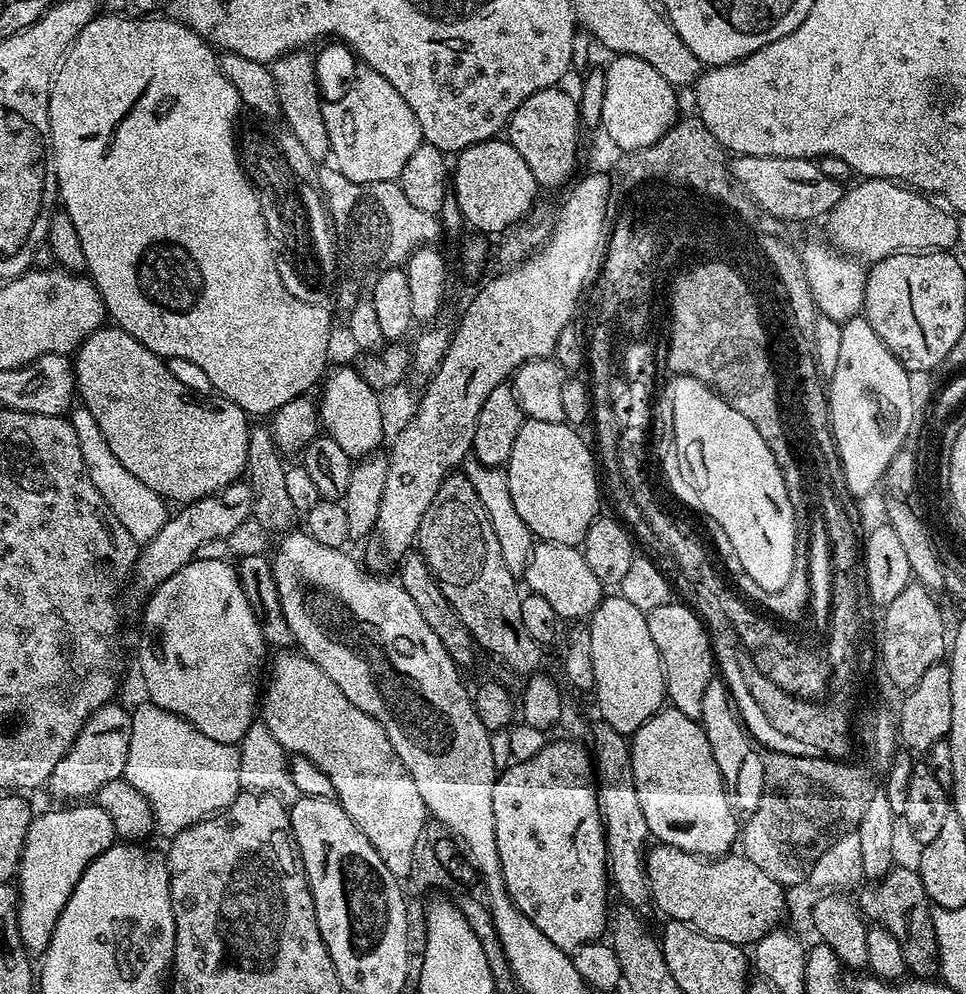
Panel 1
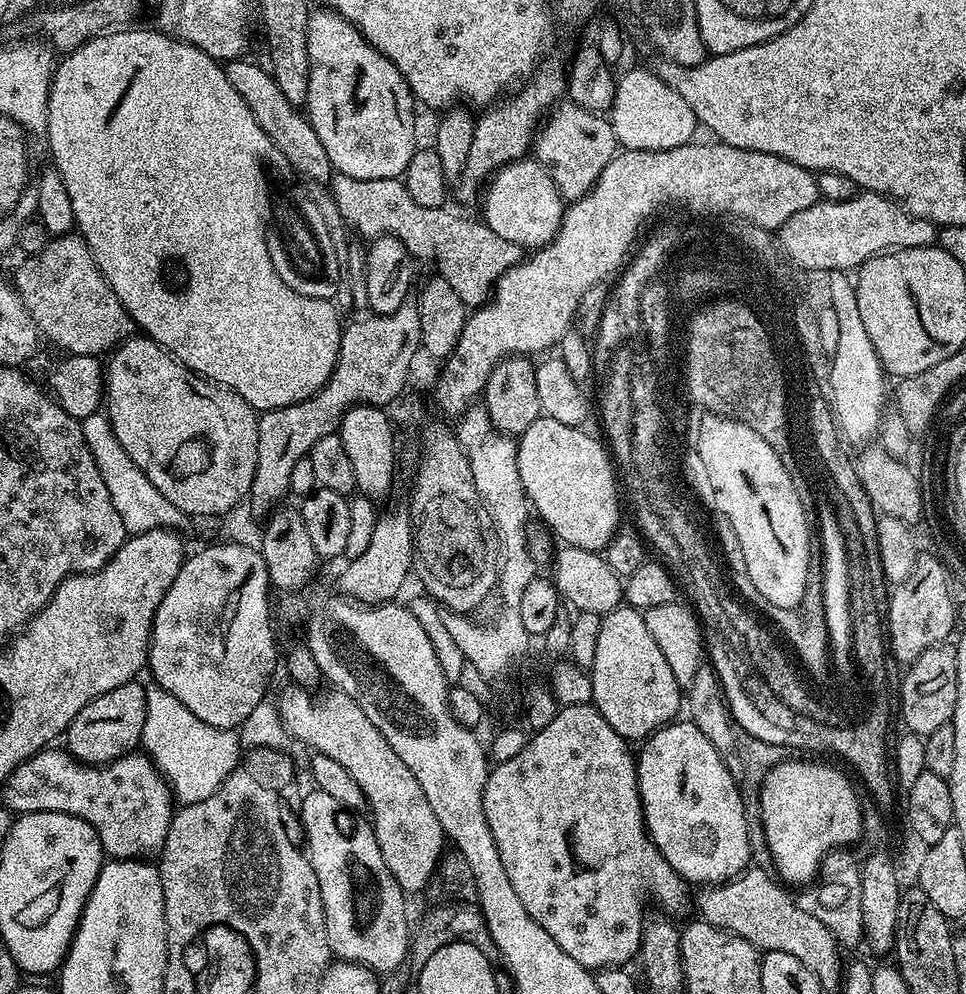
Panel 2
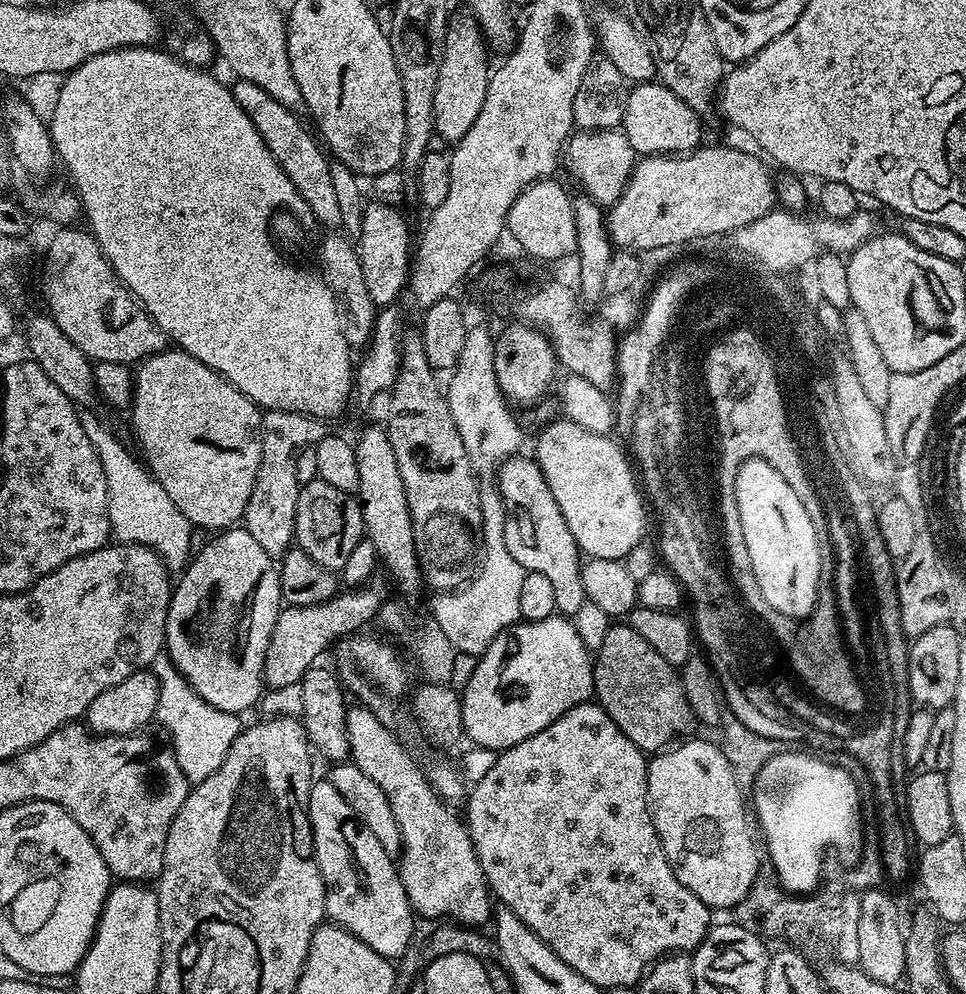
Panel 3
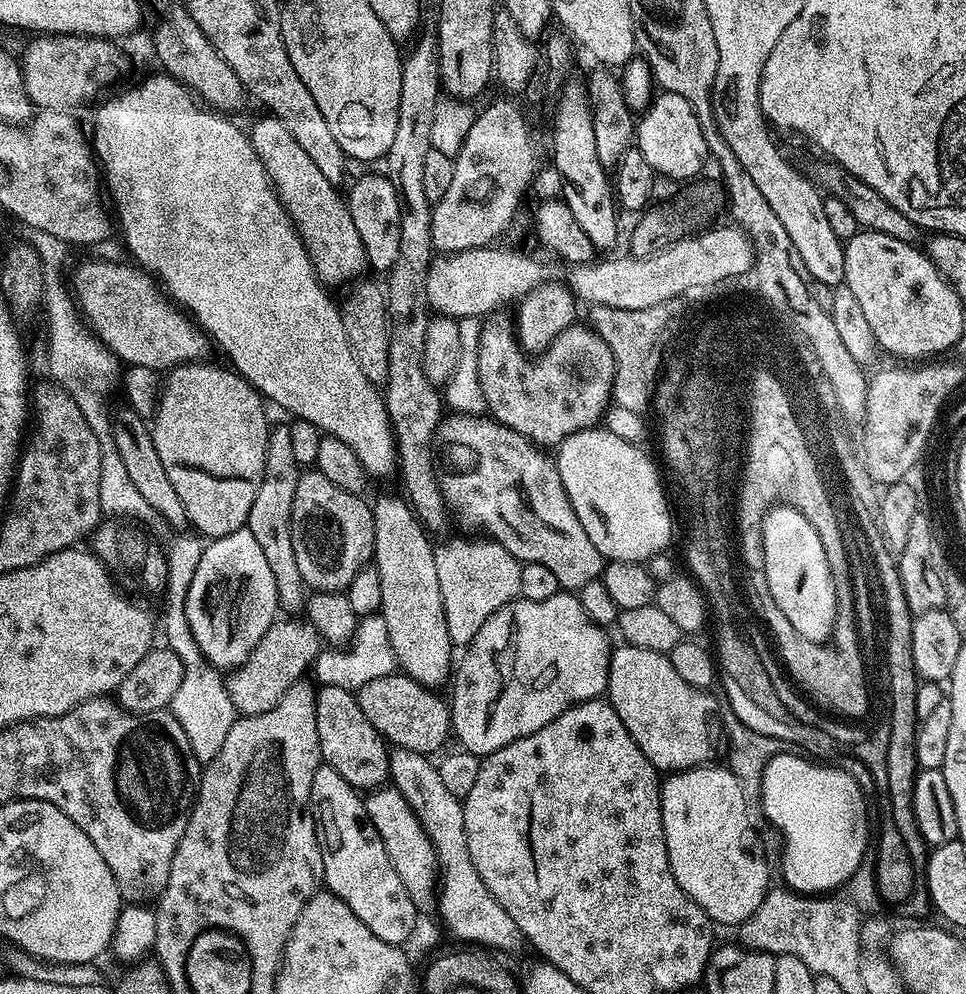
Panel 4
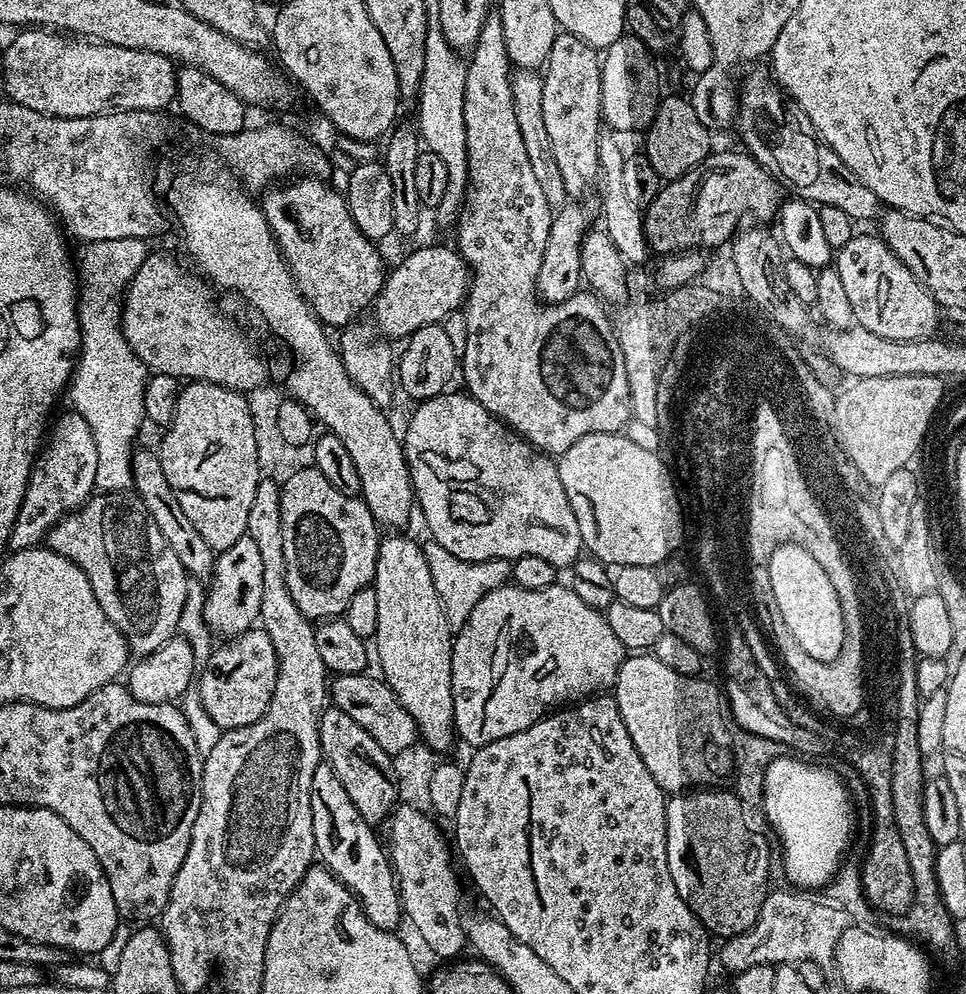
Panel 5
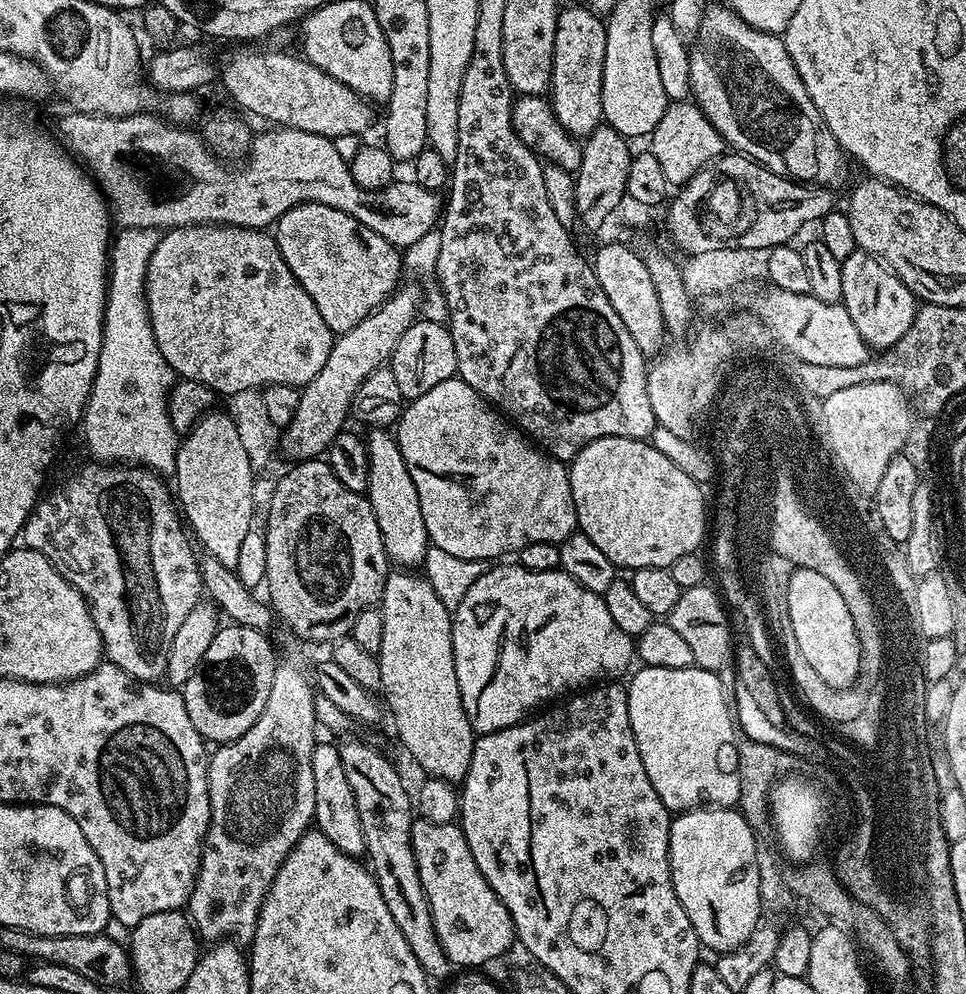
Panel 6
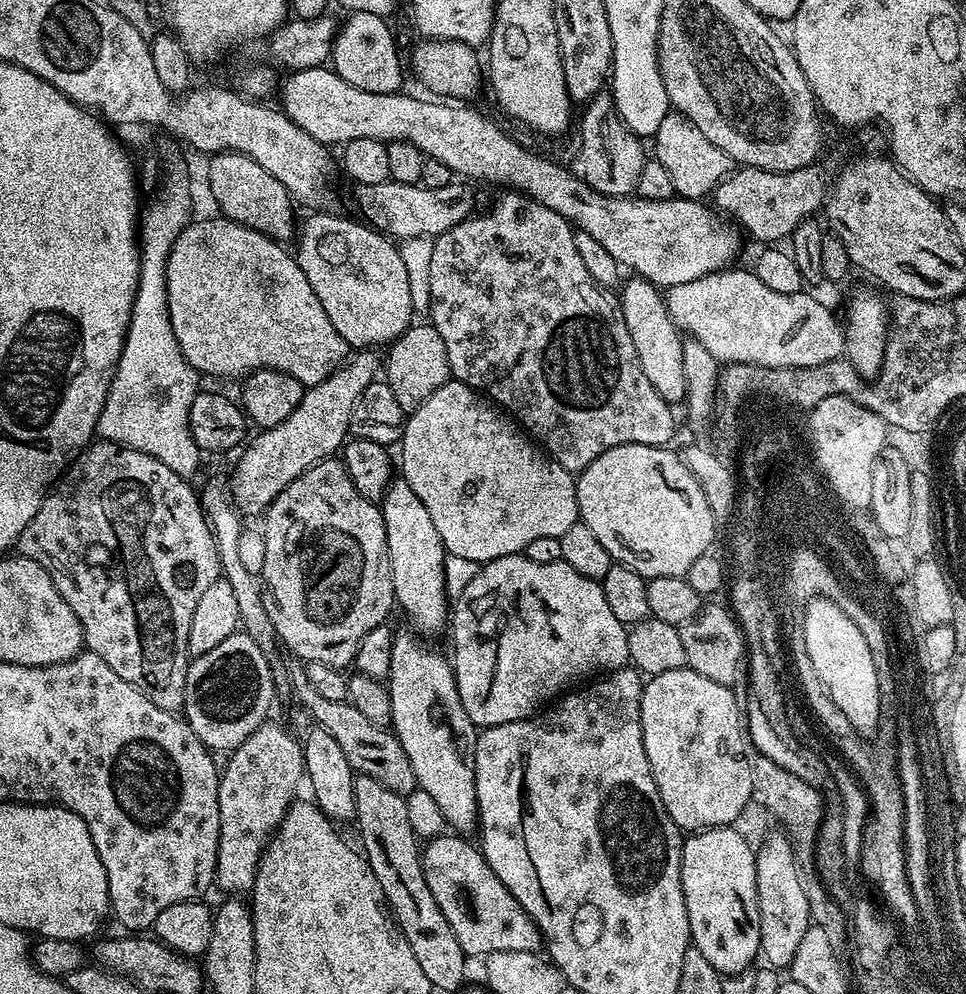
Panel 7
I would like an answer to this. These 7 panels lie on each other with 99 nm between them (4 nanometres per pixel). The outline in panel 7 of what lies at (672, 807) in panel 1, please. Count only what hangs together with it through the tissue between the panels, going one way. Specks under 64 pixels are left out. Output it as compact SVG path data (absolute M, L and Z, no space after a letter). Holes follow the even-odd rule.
M733 826L705 828L684 840L682 894L686 898L692 944L724 976L749 971L752 959L761 955L755 868L756 852Z

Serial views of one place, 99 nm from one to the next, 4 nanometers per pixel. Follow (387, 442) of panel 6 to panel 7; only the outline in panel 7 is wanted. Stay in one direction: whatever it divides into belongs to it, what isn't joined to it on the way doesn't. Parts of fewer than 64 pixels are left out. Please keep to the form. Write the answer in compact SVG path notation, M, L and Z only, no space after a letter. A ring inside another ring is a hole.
M403 478L393 479L388 485L380 513L388 535L388 557L392 567L392 581L396 604L408 615L413 629L420 634L436 632L445 627L450 616L450 597L444 585L444 543L430 522L430 513L422 506L422 498L410 490Z

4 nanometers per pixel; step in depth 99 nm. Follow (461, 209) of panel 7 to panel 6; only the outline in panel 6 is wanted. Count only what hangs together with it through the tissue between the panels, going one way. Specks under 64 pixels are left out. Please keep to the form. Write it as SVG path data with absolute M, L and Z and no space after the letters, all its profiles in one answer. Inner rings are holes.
M75 110L67 113L60 120L60 136L58 140L61 145L77 160L81 161L90 173L93 180L96 181L101 192L104 193L109 205L110 216L113 221L117 220L120 228L155 228L157 230L167 230L169 228L185 228L191 224L230 224L233 228L259 228L268 230L275 225L286 210L290 210L299 204L321 204L322 206L334 206L334 210L342 210L342 214L350 214L358 222L362 222L367 229L374 230L379 237L385 238L386 241L399 249L404 250L407 246L414 244L422 238L424 234L431 232L437 227L443 211L443 199L437 192L426 190L415 180L409 182L399 182L394 180L384 189L376 192L367 191L364 187L358 186L352 177L352 169L346 156L336 149L337 141L335 139L323 136L322 134L310 134L306 130L294 130L293 128L282 128L279 126L269 127L269 132L257 131L252 138L252 147L248 149L248 155L243 157L242 162L233 166L212 155L208 145L204 143L199 135L196 136L184 126L173 126L167 119L161 118L156 114L149 114L147 111L137 112L135 116L99 116L98 114L86 114Z

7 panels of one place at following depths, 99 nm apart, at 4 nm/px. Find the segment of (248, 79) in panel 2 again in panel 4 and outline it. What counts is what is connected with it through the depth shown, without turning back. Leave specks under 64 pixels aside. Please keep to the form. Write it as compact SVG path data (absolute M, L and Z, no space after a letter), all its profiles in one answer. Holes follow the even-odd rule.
M271 114L250 128L252 148L264 164L268 181L276 191L277 198L288 211L292 225L300 235L300 241L308 252L308 258L320 283L325 286L355 281L363 268L366 268L362 238L354 230L354 218L350 218L345 197L336 193L337 185L326 180L325 175L314 166L313 159L298 146L289 130Z

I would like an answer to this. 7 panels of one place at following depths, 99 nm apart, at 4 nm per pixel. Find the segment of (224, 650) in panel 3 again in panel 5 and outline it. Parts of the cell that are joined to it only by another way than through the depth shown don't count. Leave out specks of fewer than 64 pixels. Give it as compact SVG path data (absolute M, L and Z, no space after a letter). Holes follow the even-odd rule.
M246 534L215 557L215 568L204 597L204 620L213 633L221 632L224 638L241 636L259 621L261 606L262 557L254 538Z

